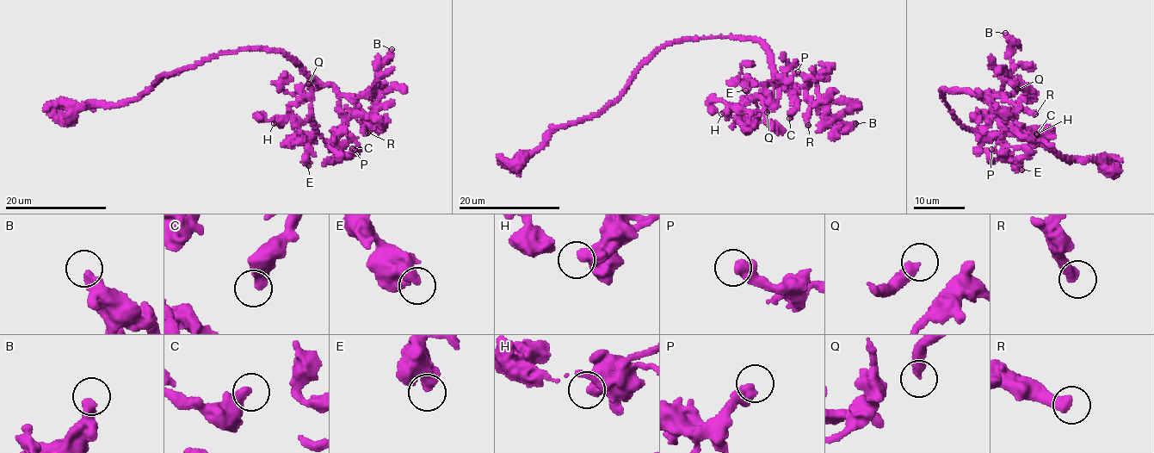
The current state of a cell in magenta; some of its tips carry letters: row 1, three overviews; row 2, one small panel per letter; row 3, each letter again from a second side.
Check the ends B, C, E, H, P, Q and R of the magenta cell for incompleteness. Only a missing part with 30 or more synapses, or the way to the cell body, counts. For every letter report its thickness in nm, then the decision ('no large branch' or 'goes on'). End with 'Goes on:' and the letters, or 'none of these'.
B: 420 nm | no large branch
C: 440 nm | no large branch
E: 480 nm | no large branch
H: 600 nm | no large branch
P: 500 nm | no large branch
Q: 420 nm | goes on
R: 440 nm | no large branch
Goes on: Q

